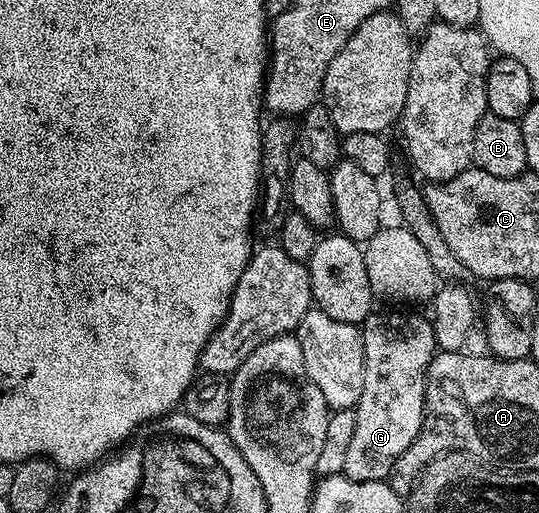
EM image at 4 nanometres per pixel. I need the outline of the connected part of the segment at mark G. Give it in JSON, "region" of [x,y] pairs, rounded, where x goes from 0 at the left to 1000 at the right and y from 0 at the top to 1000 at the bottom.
{"region":[[[685,610],[672,635],[675,651],[675,698],[679,700],[679,739],[672,747],[668,784],[657,791],[660,823],[657,850],[642,877],[642,910],[636,928],[659,938],[711,938],[731,910],[731,895],[768,864],[787,815],[787,741],[794,729],[794,710],[809,694],[809,663],[800,624],[772,610]]]}

